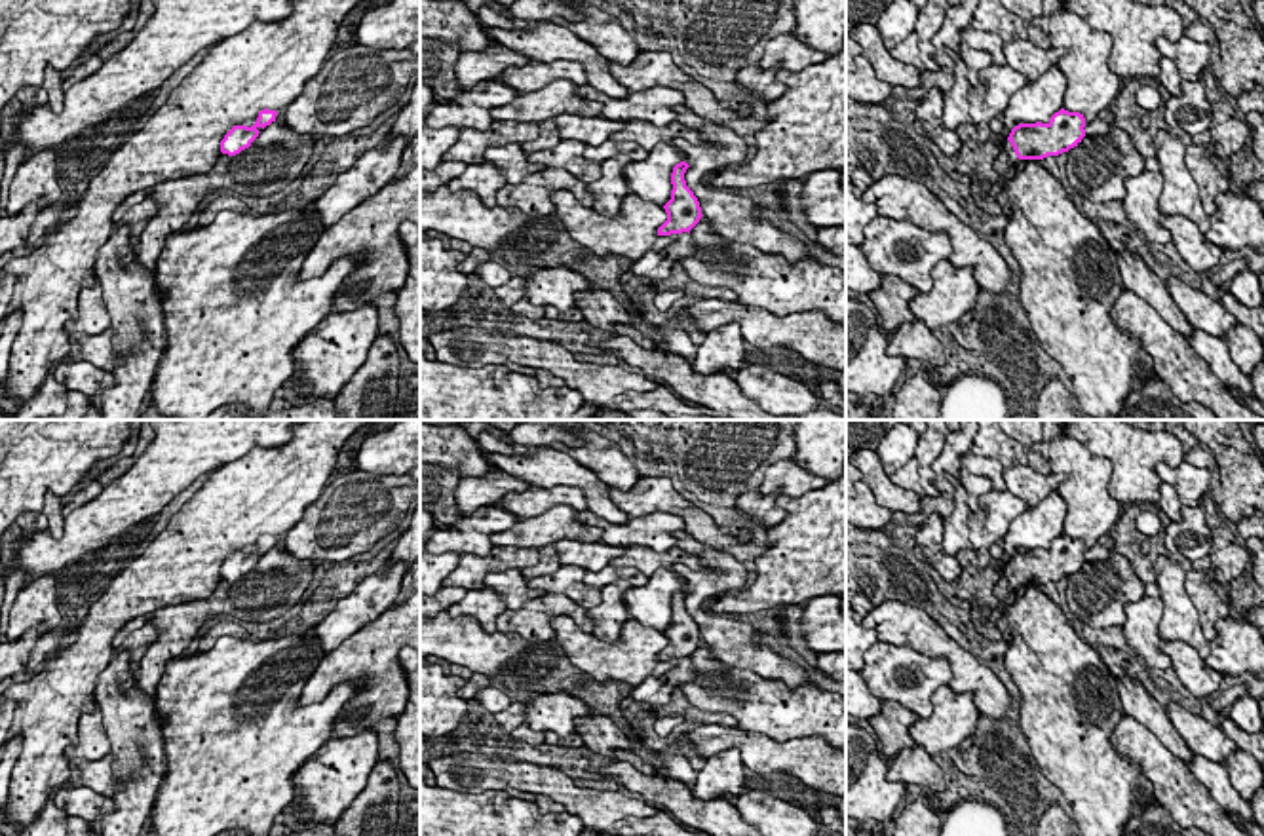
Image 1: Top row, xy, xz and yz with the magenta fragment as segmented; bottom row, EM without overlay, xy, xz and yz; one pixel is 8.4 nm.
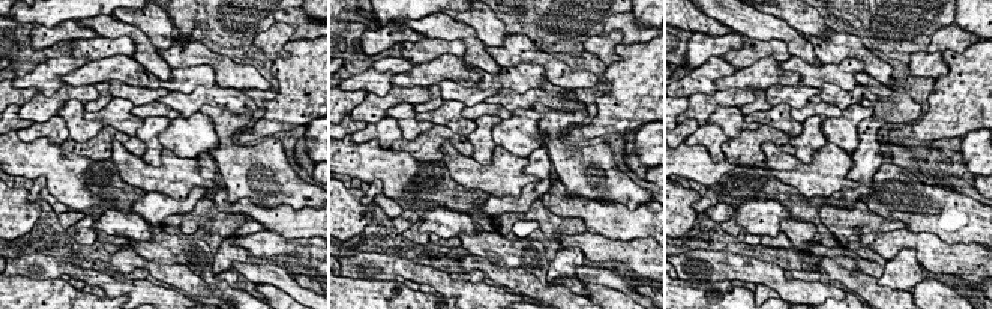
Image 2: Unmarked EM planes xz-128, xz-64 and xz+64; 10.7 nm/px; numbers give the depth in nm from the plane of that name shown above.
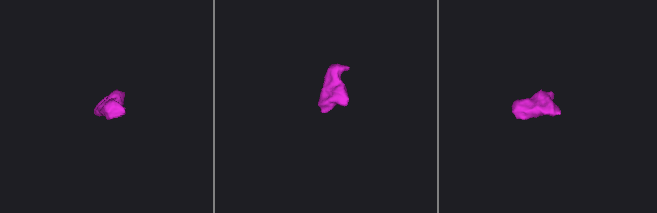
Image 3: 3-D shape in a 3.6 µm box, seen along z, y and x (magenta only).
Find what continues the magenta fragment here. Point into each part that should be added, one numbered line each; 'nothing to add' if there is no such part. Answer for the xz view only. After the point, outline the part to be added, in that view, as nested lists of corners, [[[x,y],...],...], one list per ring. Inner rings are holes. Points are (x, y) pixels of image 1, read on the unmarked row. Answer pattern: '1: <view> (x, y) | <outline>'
1: xz (652, 690) | [[[682,657],[663,678],[648,676],[642,684],[635,686],[629,697],[641,703],[665,705],[671,701],[675,688],[692,682],[696,674],[698,671],[692,661]]]

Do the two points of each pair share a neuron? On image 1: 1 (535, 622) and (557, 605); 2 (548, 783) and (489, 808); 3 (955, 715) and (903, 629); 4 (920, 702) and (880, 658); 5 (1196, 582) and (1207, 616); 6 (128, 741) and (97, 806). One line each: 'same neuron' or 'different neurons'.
1: same neuron
2: different neurons
3: different neurons
4: same neuron
5: same neuron
6: different neurons

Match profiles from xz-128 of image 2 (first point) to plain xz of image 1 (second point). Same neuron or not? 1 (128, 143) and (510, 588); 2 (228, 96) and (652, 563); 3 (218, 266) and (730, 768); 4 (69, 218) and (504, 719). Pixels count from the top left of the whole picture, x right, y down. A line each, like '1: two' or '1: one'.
1: two
2: one
3: one
4: one

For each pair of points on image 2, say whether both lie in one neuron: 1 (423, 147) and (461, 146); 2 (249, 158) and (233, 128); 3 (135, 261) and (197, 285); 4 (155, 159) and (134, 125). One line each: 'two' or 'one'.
1: one
2: one
3: one
4: two

